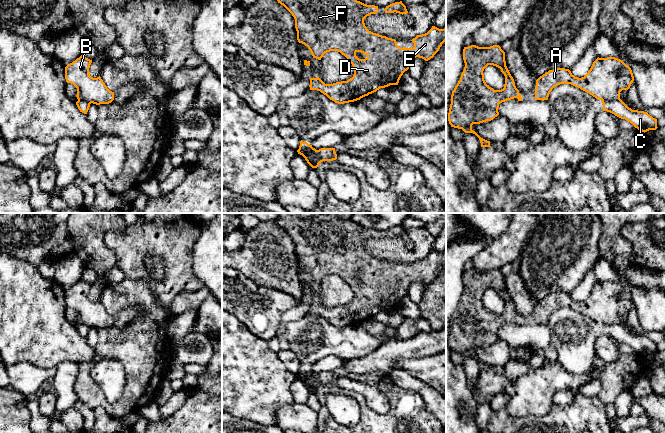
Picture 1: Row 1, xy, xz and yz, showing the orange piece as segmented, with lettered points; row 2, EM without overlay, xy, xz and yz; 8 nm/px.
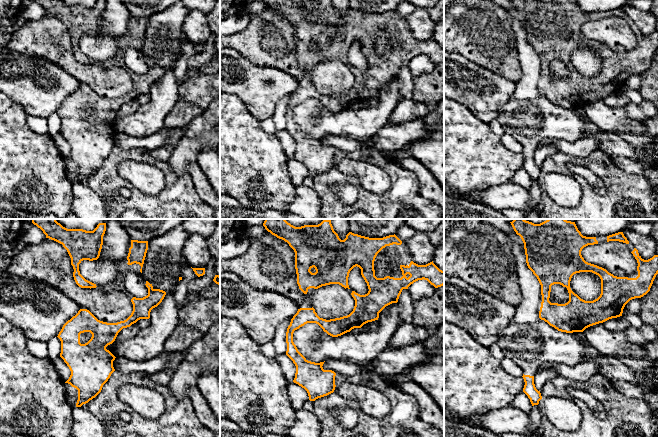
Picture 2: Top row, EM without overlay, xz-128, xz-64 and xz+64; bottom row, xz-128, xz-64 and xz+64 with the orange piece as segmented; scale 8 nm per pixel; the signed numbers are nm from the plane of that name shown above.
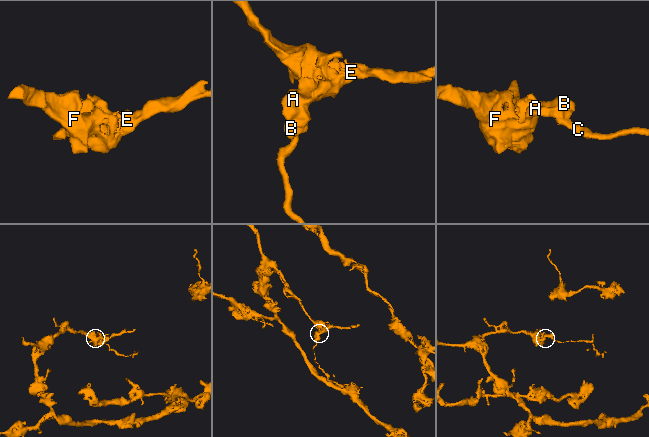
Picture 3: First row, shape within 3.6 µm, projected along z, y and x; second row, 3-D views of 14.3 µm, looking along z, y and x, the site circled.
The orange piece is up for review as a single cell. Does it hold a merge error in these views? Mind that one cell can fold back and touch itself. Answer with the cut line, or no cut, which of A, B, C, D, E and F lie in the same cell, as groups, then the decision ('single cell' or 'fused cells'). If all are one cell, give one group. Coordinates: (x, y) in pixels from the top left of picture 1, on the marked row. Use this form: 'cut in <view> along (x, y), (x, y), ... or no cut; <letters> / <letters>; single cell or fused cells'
cut in xz along (309, 145), (309, 159), (317, 166); A B D E F / C; fused cells

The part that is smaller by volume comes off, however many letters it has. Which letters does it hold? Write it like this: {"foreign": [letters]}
{"foreign": ["C"]}

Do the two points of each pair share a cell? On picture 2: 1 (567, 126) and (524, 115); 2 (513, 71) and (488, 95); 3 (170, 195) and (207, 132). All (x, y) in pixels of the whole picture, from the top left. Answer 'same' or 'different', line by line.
1: same
2: different
3: different

